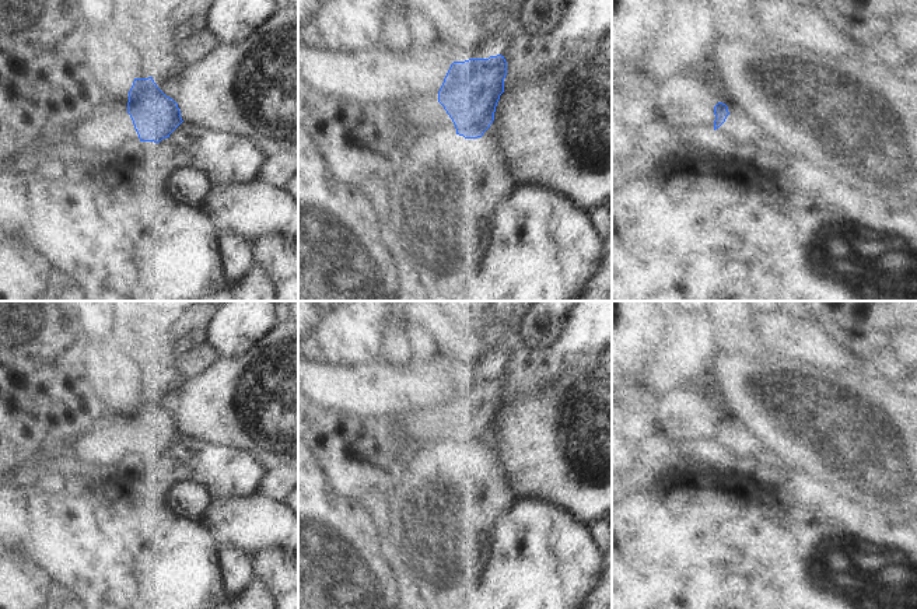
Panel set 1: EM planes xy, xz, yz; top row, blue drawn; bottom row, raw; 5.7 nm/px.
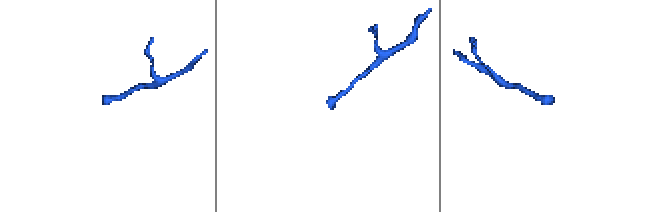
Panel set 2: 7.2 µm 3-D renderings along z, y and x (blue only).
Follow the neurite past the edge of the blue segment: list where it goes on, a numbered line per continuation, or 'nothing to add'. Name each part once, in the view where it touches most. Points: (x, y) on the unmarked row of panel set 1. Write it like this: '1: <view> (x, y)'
1: xz (424, 434)

